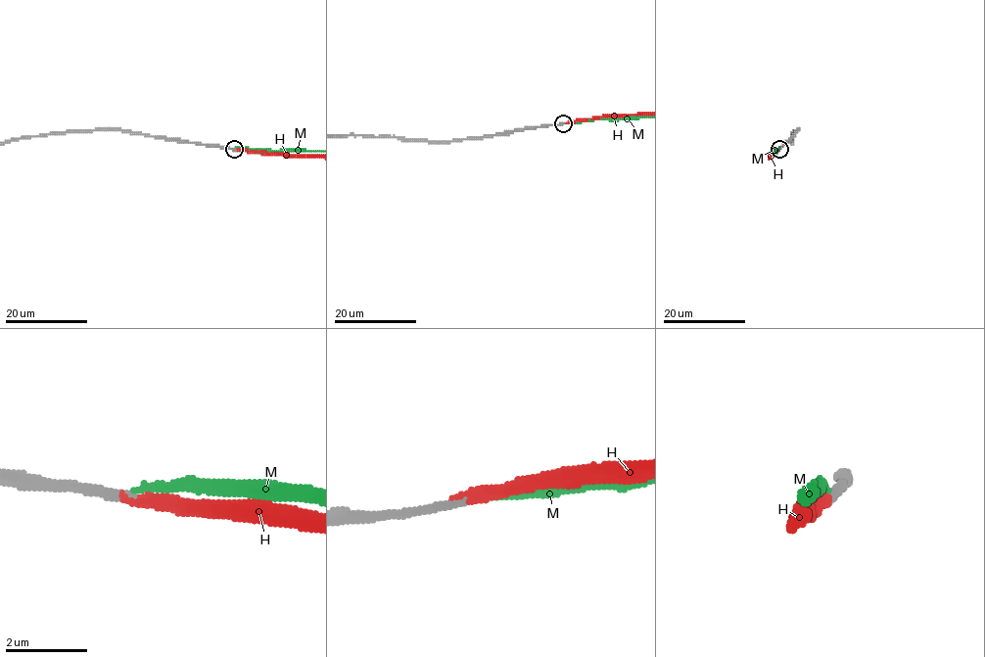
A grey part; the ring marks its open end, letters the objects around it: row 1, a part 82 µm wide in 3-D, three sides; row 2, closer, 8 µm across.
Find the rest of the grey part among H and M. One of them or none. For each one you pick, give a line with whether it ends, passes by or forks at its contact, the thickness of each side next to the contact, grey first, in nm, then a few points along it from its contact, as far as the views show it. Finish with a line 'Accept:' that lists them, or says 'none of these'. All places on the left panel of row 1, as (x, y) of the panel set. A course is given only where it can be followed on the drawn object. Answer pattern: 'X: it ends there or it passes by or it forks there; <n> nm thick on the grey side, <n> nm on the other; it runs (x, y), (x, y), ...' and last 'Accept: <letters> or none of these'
H: it ends there; 240 nm thick on the grey side, 280 nm on the other
Accept: H

